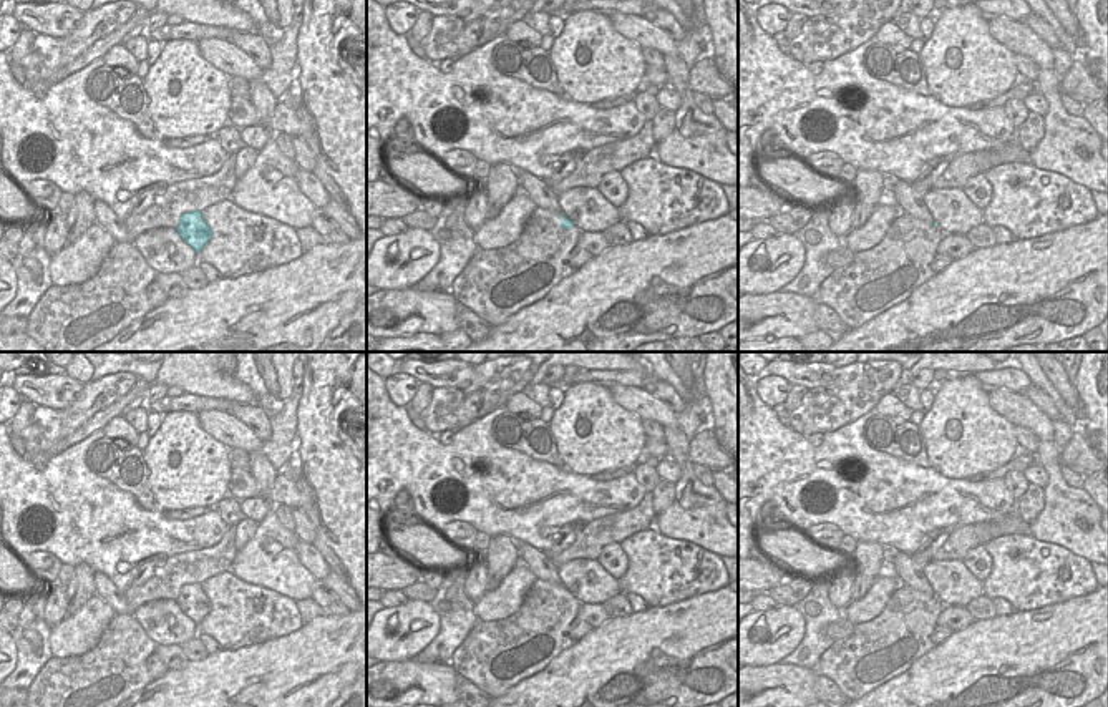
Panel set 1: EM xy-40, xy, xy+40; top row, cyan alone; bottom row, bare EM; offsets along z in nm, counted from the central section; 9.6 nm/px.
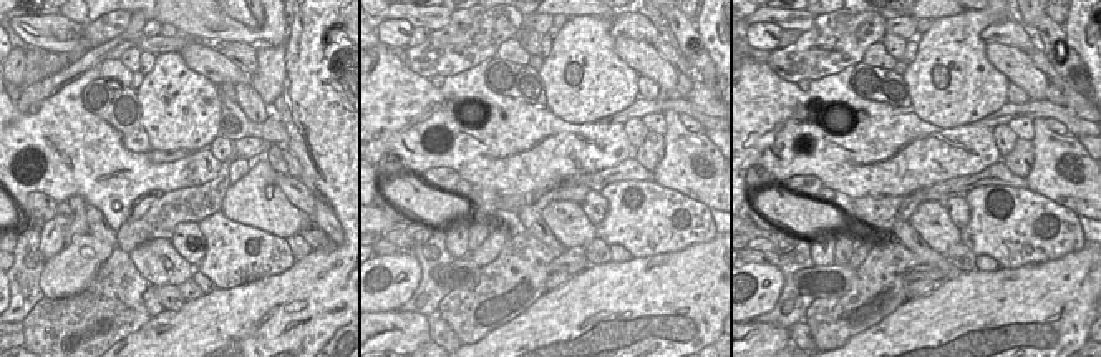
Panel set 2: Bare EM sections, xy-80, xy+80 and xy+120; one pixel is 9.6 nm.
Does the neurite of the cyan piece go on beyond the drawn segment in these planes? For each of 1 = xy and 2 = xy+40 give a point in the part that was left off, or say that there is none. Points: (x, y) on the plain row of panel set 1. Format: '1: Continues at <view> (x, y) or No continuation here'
1: No continuation here
2: No continuation here

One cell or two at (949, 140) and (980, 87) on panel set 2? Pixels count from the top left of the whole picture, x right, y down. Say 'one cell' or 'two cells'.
two cells

